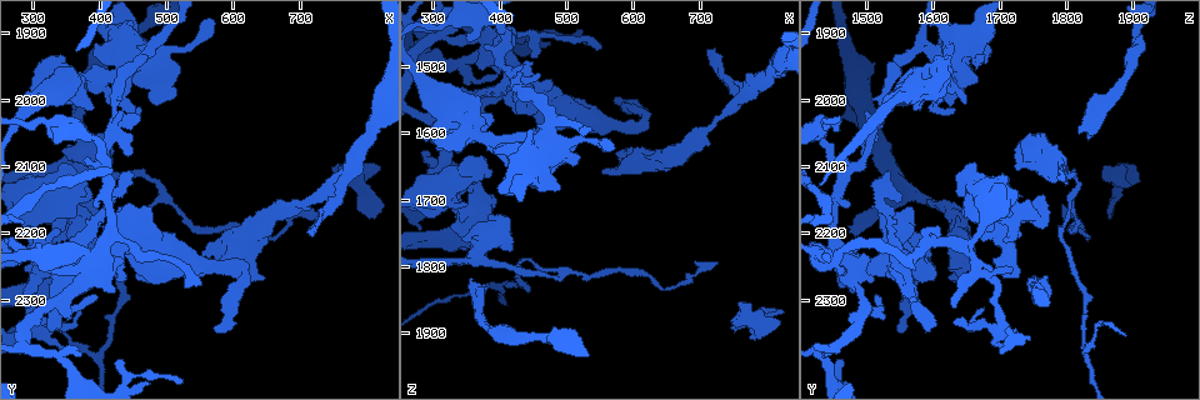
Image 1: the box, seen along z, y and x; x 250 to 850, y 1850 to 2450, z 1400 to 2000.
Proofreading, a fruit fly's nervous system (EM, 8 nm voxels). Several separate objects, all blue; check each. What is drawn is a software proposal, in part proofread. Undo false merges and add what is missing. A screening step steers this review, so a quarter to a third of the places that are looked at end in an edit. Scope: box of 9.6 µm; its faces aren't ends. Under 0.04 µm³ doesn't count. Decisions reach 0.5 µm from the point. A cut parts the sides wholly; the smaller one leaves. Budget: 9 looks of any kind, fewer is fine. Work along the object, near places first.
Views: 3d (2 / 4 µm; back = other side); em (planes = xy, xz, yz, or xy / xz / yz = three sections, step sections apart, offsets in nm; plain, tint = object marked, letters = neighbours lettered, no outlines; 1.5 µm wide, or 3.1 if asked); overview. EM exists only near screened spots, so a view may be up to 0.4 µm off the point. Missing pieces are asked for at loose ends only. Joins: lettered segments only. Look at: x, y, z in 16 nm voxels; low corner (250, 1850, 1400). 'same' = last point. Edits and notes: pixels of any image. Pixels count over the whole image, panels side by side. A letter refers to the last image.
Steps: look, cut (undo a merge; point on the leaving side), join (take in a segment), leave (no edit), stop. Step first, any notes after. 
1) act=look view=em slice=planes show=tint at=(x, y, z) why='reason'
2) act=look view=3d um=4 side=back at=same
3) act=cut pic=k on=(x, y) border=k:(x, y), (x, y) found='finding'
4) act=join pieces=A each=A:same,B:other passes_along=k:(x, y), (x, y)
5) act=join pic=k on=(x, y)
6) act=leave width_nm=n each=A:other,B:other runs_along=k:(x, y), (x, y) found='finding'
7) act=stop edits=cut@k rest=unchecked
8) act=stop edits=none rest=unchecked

act=look view=3d um=4 at=(400, 2370, 1820) why='branch point'

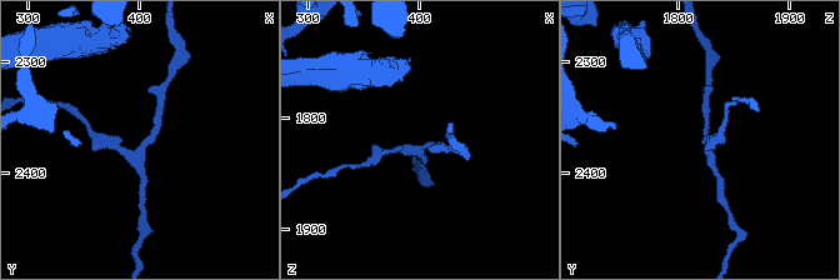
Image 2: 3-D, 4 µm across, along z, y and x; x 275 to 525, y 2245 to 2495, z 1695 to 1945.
act=look view=em slice=xy step=4 show=tint at=(404, 2372, 1824) arms=3

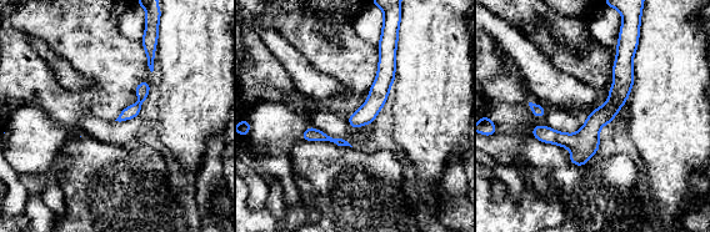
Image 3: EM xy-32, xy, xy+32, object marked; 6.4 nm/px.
act=look view=em slice=planes show=letters at=same

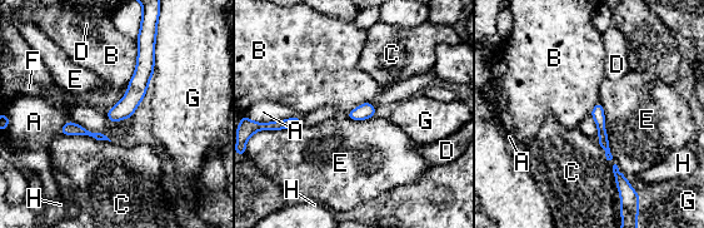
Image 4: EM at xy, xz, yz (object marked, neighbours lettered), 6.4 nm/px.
act=leave each=A:other,B:other,C:other,D:other,E:other,F:other,G:other,H:other found='continuous, no second neuron'

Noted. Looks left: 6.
act=look view=em slice=xy step=8 show=plain at=(660, 2170, 1630) why='thick turns thin'

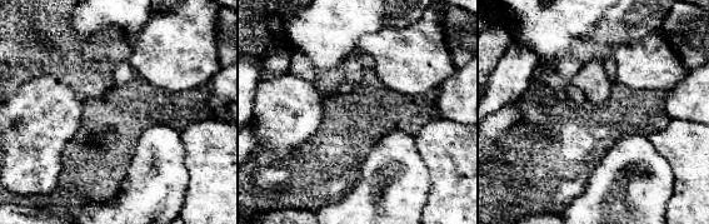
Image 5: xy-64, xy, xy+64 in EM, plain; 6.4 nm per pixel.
act=look view=em slice=xy step=8 show=tint at=same

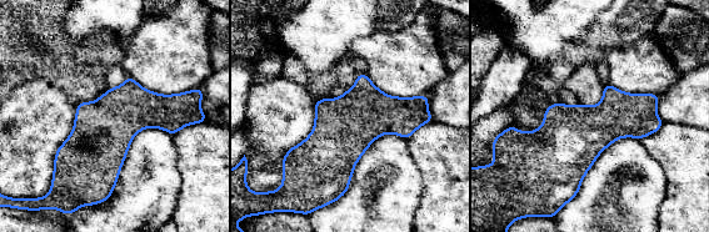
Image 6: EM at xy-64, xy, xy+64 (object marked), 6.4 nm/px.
act=look view=em slice=xy step=8 show=letters at=same why='what lies round it'

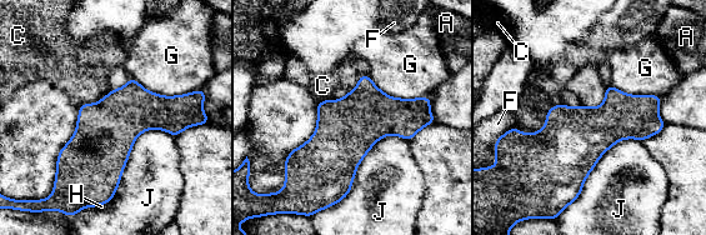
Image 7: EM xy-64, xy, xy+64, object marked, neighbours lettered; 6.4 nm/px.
act=leave each=A:other,C:other,F:other,G:other,H:other,J:other border=7:(111, 90), (78, 108) found='all the same neuron'

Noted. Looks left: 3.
act=look view=3d um=2 at=(775, 2115, 1910) why='an open end'

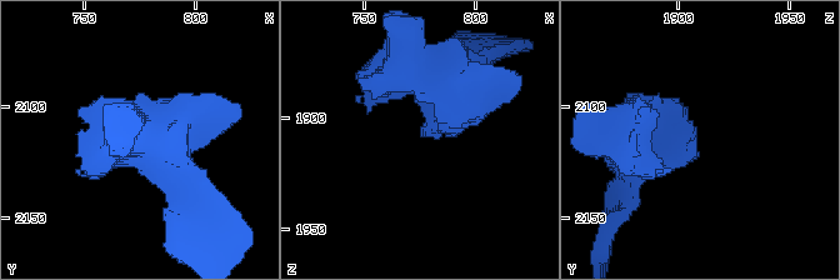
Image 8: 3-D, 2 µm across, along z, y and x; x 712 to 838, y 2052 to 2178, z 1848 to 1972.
act=look view=em slice=planes show=letters at=(780, 2115, 1908)

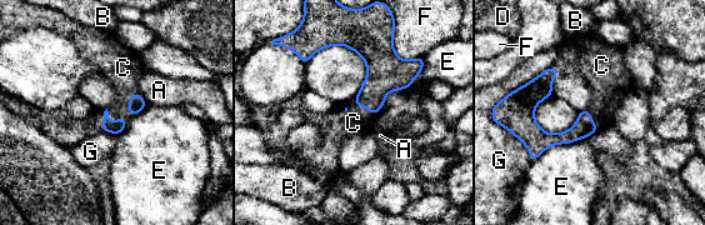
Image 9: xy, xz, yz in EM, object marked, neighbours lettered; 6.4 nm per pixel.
act=join pieces=C each=A:other,B:other,C:same,D:other,E:other,F:other,G:other passes_along=9:(136, 101), (129, 101), (123, 68) found='the neuron continues'

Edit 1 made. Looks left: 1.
act=stop edits=join@9 rest=unchecked

